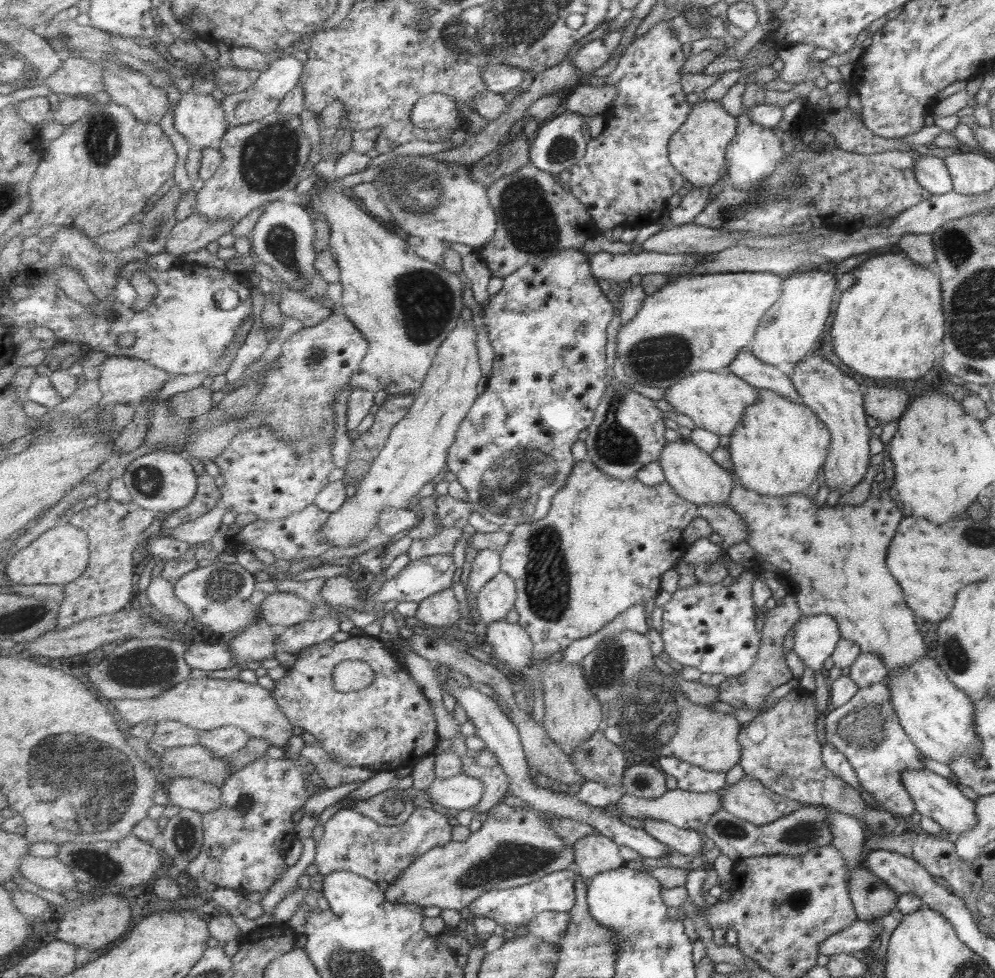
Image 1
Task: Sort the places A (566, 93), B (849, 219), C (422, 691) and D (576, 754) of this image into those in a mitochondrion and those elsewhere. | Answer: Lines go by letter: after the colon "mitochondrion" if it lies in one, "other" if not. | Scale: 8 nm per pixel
A: other
B: other
C: other
D: other

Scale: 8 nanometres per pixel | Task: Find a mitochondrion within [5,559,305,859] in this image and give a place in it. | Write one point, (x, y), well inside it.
(97, 784)

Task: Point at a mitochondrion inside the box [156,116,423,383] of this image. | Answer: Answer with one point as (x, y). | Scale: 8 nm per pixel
(269, 158)

